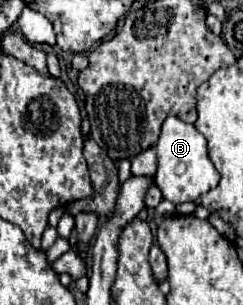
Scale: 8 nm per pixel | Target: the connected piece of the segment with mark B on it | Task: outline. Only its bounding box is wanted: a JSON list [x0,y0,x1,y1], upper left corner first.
[154,115,220,205]

